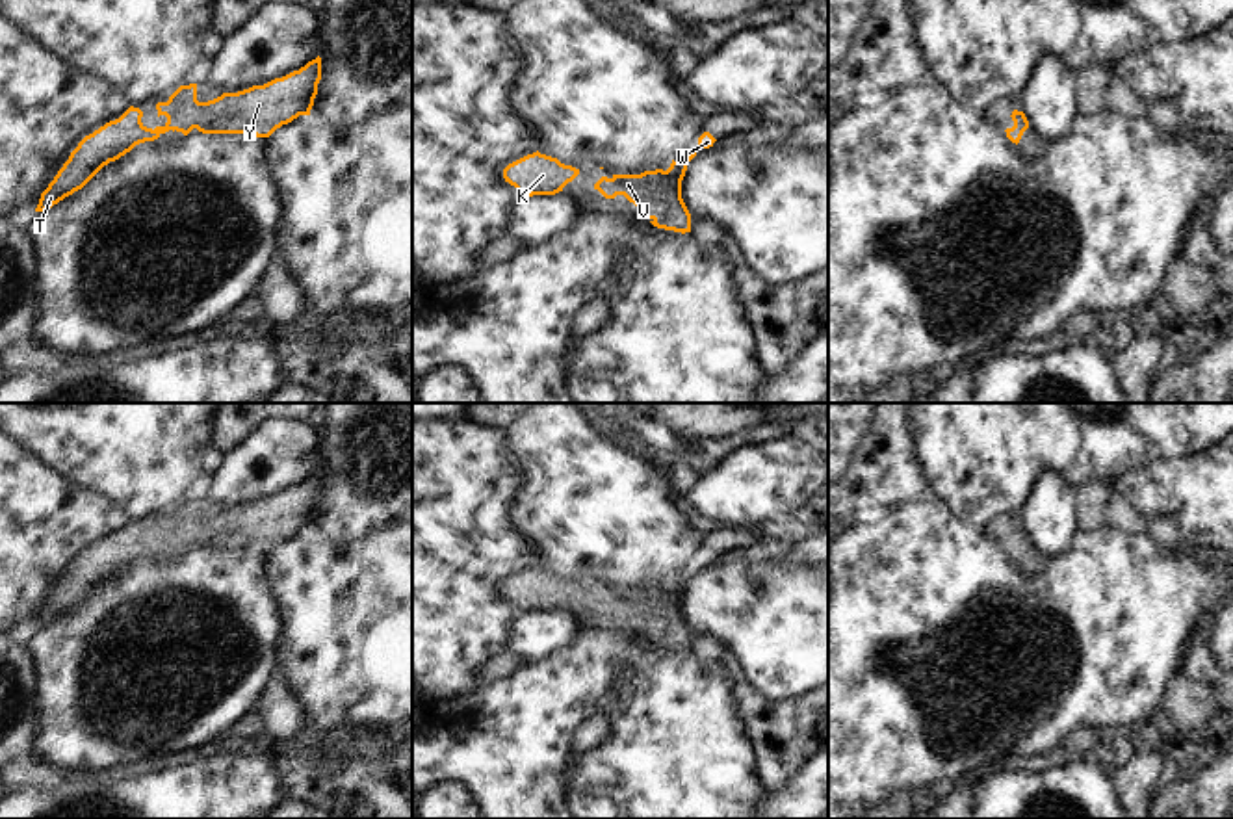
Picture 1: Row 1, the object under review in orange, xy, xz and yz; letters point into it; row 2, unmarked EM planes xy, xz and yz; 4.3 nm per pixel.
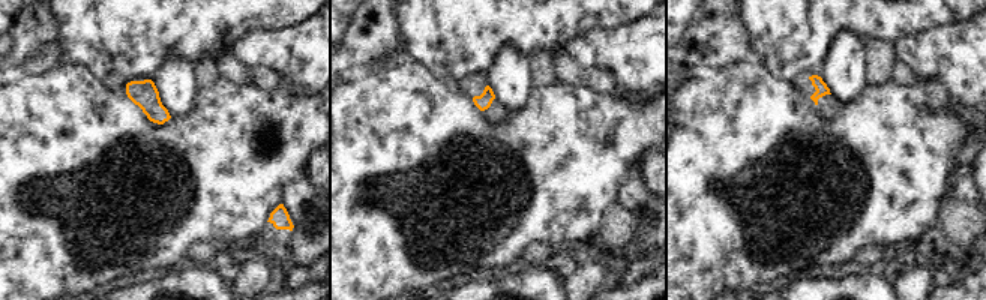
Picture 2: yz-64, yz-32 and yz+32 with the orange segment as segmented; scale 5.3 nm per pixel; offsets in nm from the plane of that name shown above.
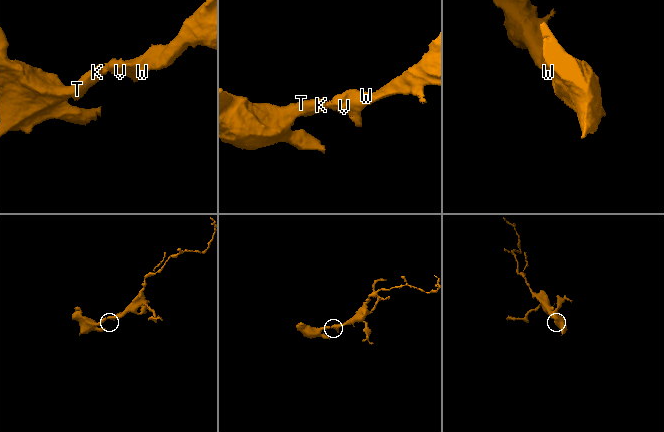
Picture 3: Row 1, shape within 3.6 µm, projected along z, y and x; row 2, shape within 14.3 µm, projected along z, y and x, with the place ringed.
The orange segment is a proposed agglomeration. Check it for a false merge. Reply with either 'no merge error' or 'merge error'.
no merge error

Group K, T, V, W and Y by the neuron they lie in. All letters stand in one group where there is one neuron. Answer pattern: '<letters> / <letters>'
K T V W Y

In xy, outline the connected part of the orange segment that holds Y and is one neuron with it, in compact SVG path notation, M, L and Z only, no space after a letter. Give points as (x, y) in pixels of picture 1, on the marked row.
M318 56L282 78L238 93L223 93L208 102L197 100L197 84L180 85L167 102L156 104L158 117L165 115L167 123L154 130L141 123L143 111L130 106L119 119L106 123L78 143L41 193L35 212L52 208L82 189L104 165L169 130L184 136L197 128L202 134L269 137L299 115L310 115L319 80L321 58Z

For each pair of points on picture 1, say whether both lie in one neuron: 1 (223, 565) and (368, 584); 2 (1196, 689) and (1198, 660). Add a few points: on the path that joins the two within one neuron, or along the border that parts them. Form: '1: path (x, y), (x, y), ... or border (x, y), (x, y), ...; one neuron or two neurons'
1: border (266, 558), (266, 576), (281, 611); two neurons
2: border (1189, 676), (1202, 678), (1213, 688); two neurons

